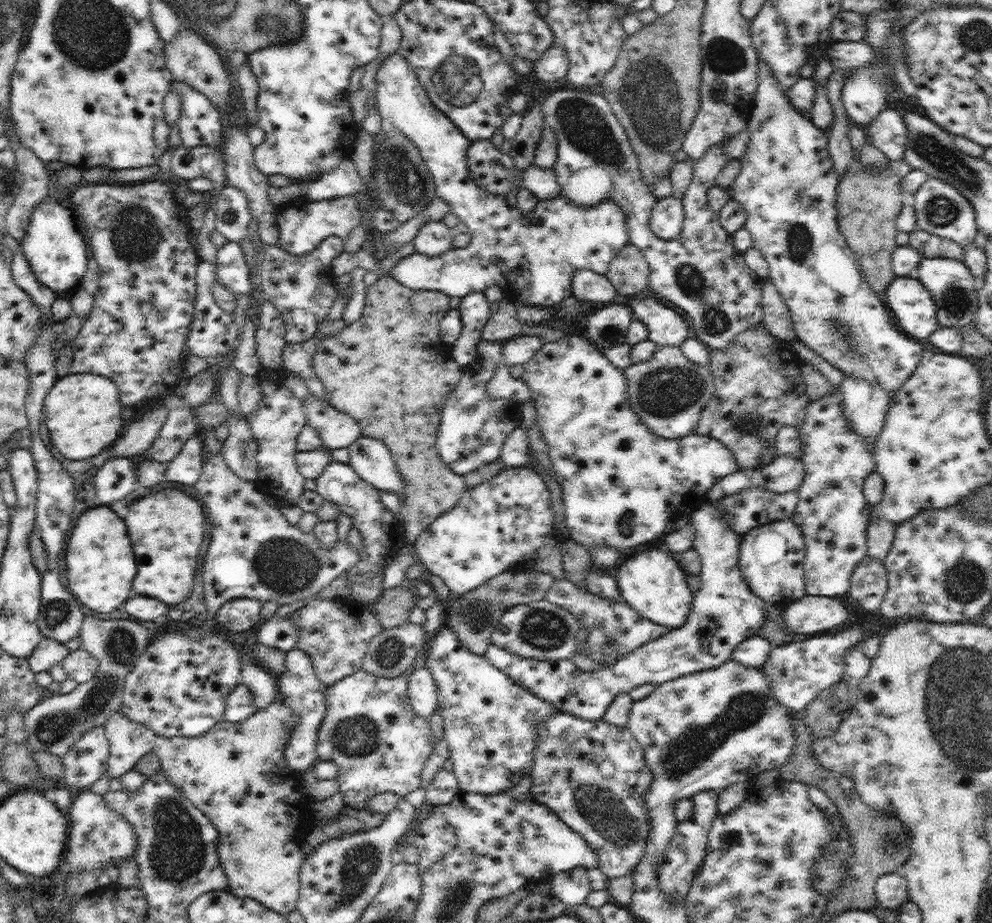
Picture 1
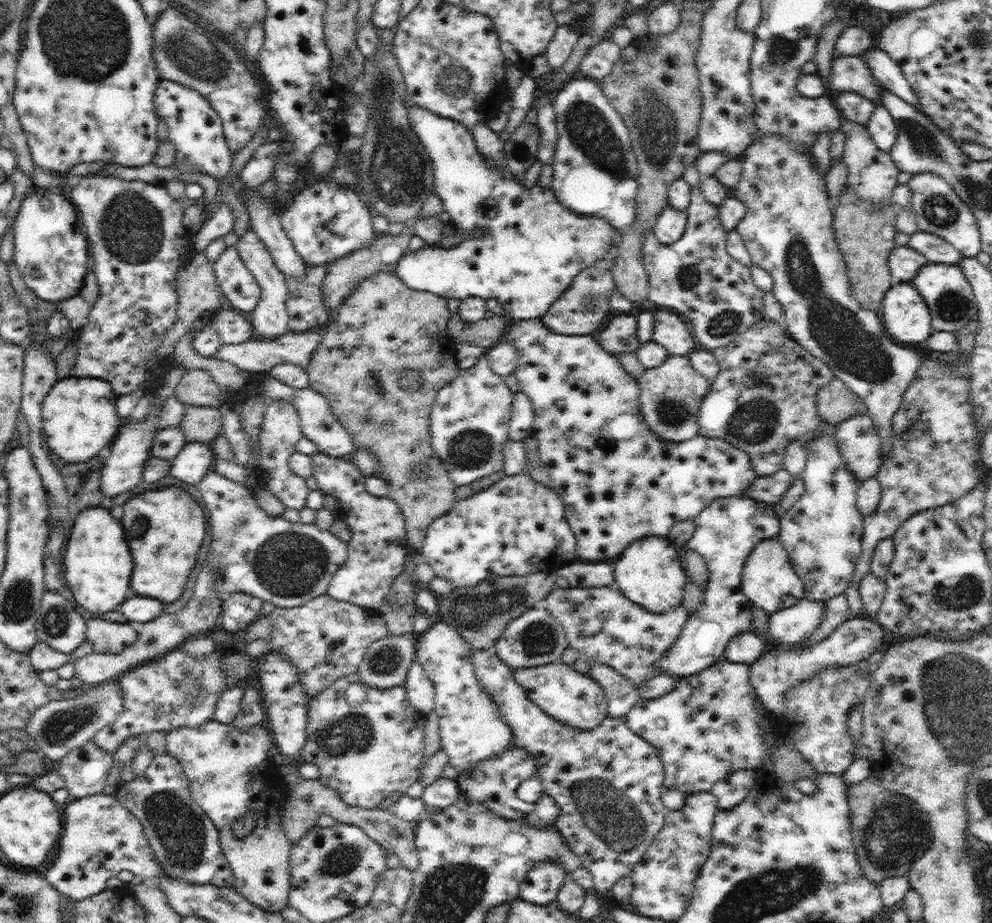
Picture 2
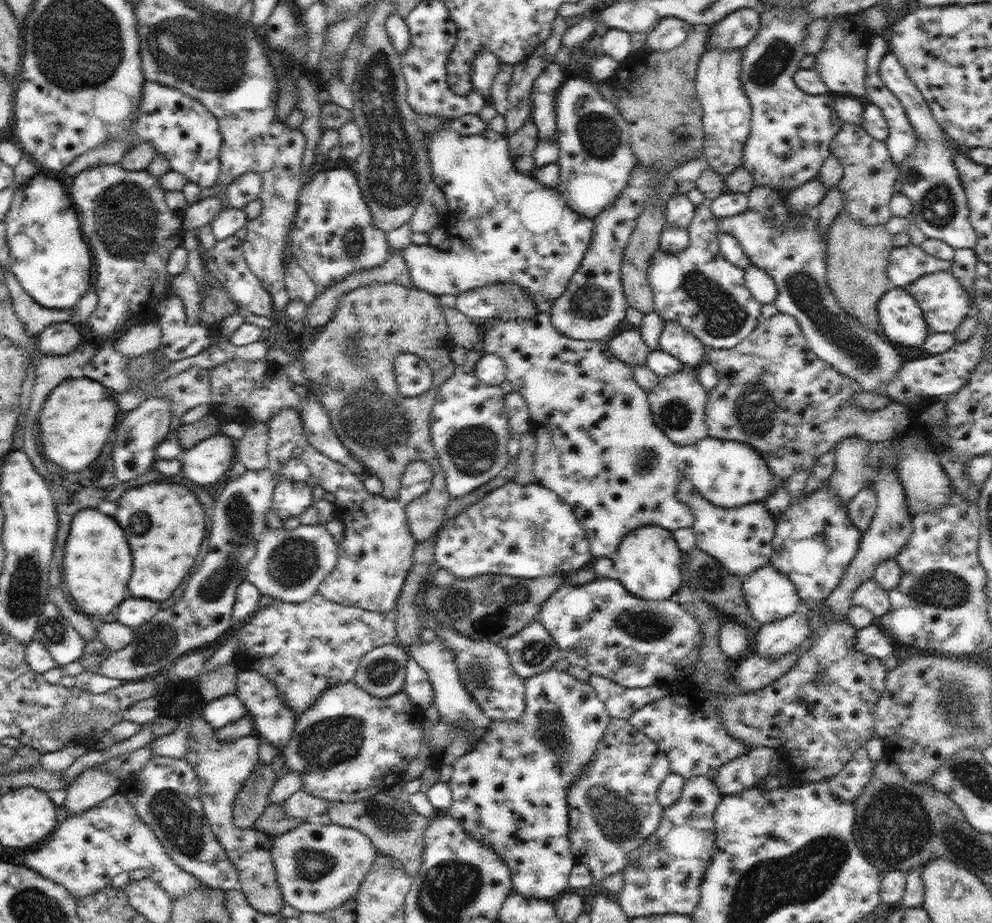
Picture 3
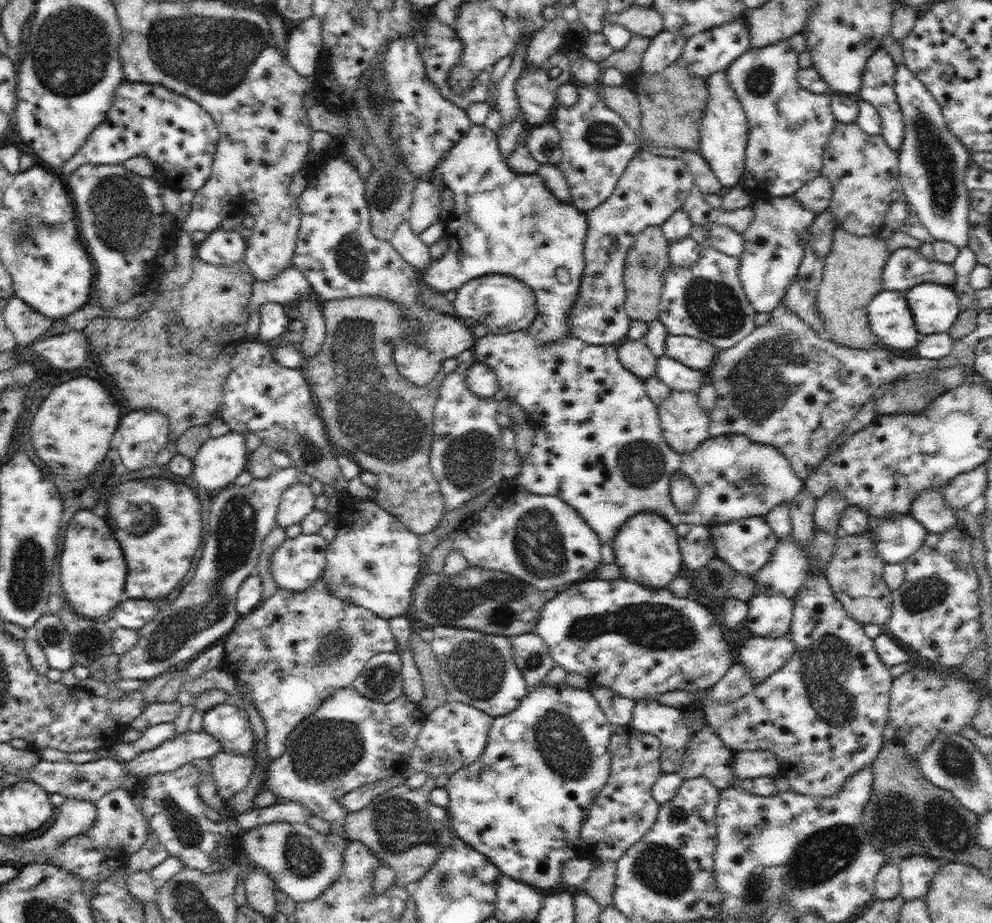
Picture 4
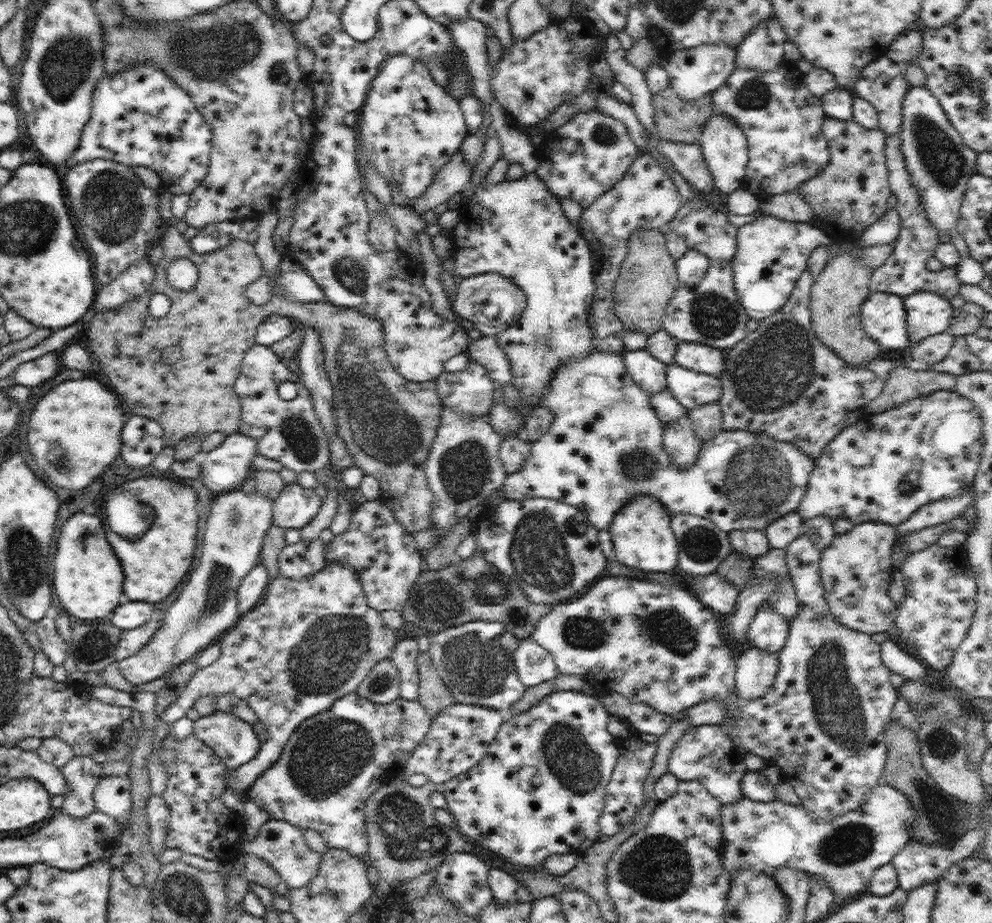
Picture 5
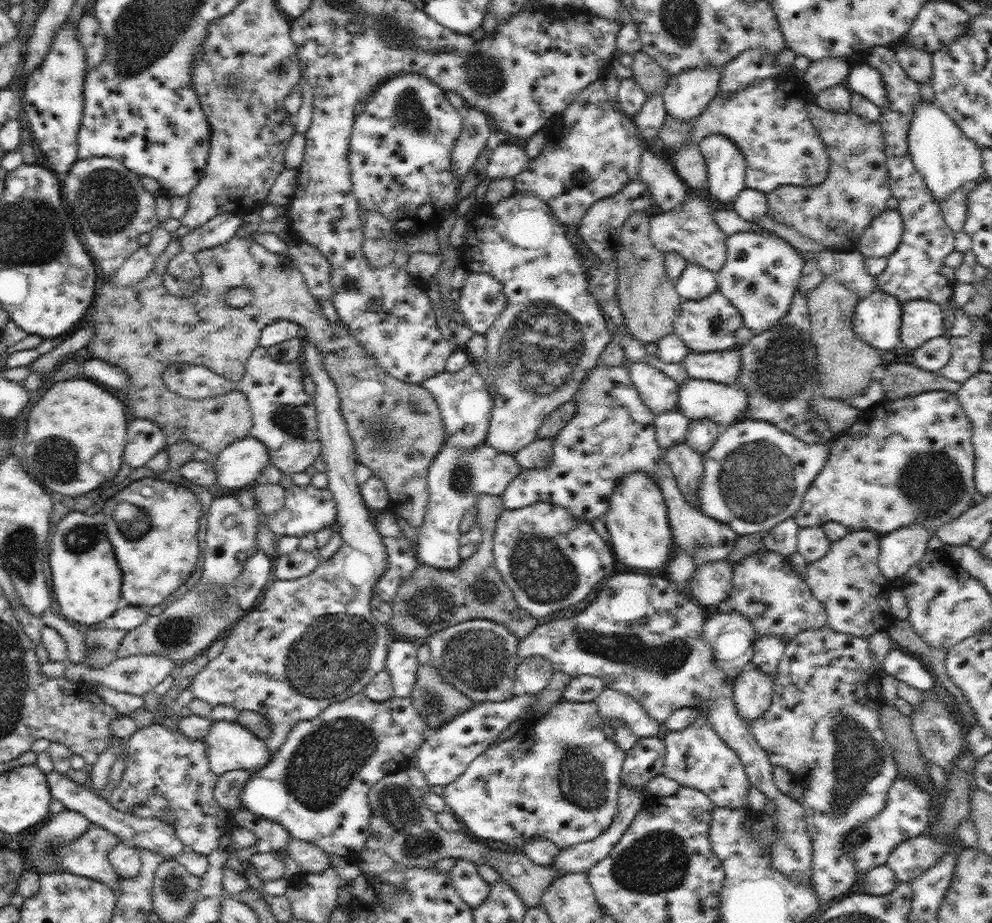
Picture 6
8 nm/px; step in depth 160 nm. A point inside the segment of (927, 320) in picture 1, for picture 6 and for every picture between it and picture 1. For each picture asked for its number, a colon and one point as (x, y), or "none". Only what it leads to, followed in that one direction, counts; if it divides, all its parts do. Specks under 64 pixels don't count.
2: (907, 317)
3: (901, 319)
4: (891, 320)
5: (884, 319)
6: (878, 318)

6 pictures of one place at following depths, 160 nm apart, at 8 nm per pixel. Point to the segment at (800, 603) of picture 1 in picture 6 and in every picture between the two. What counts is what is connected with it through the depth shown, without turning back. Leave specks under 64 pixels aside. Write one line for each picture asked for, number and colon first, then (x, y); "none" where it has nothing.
2: (787, 626)
3: (772, 639)
4: (761, 656)
5: (756, 670)
6: (753, 690)

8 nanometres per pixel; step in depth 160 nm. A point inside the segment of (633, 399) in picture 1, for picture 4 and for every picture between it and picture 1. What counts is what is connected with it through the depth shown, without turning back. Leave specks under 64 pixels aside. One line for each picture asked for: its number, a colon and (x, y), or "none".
2: (670, 396)
3: (678, 403)
4: (685, 424)

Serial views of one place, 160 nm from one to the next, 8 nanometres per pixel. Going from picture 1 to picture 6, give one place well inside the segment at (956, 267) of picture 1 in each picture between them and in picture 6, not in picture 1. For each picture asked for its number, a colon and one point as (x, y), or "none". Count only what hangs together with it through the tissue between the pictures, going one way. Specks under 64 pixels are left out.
2: (951, 301)
3: (945, 305)
4: (935, 307)
5: (928, 314)
6: (922, 320)

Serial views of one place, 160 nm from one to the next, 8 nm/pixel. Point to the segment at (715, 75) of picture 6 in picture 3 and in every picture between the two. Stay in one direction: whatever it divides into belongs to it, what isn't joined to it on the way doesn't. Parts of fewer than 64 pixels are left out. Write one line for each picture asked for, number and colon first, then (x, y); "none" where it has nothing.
3: (736, 30)
4: (714, 50)
5: (693, 72)

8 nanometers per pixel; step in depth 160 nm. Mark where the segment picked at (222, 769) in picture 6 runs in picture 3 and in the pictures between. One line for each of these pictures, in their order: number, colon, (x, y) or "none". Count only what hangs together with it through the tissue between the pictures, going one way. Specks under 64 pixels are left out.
3: (228, 709)
4: (229, 724)
5: (233, 740)

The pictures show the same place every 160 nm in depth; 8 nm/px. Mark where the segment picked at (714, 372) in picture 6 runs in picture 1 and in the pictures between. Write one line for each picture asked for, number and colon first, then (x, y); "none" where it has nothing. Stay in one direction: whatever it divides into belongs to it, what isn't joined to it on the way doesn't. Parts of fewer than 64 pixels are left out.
1: (666, 327)
2: (671, 331)
3: (675, 340)
4: (697, 354)
5: (701, 358)

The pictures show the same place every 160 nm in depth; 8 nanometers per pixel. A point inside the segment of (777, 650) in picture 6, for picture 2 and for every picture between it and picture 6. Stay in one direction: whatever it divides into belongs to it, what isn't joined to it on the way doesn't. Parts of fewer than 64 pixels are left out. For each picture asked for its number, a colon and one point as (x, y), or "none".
2: (768, 579)
3: (771, 596)
4: (769, 615)
5: (768, 630)

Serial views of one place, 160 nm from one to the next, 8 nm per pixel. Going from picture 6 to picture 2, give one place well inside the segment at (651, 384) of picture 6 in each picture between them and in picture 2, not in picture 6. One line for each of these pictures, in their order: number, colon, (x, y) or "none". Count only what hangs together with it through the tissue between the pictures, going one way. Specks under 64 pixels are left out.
2: (619, 333)
3: (628, 345)
4: (636, 356)
5: (649, 373)

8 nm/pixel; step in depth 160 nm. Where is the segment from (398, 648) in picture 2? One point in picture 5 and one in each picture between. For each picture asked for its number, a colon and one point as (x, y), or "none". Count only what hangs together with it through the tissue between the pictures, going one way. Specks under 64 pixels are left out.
3: (381, 672)
4: (381, 680)
5: (381, 685)

